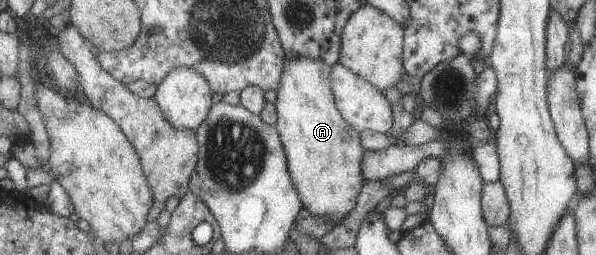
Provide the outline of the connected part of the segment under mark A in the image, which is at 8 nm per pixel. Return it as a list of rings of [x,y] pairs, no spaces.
[[[287,58],[275,105],[278,108],[277,126],[288,154],[289,170],[306,209],[311,215],[321,215],[328,221],[338,223],[353,210],[358,201],[364,182],[361,166],[365,150],[360,142],[359,132],[345,122],[343,115],[337,110],[331,89],[331,70],[332,67],[319,59]]]

